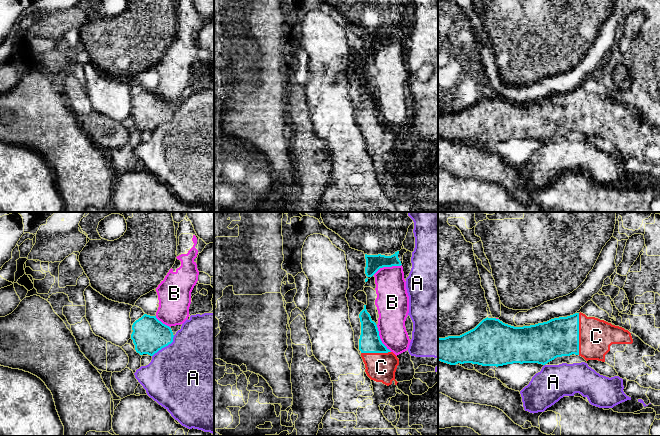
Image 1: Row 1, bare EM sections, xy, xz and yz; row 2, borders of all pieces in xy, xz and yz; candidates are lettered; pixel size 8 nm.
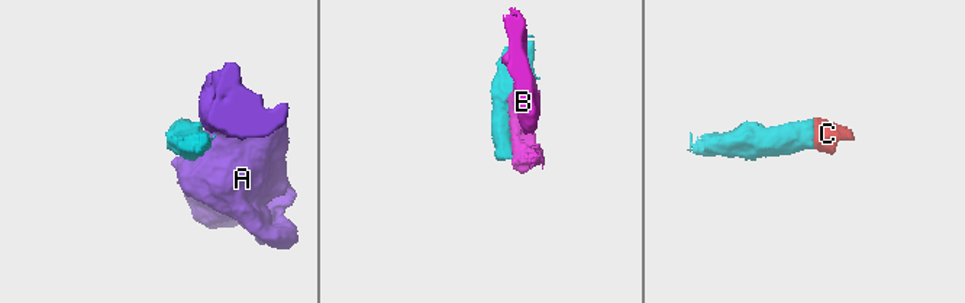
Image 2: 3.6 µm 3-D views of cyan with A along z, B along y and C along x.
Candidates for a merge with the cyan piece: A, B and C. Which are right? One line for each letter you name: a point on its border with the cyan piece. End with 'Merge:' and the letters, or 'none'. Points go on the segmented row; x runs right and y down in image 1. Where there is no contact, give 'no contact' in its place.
C: contact yz (578, 334)
Merge: C

